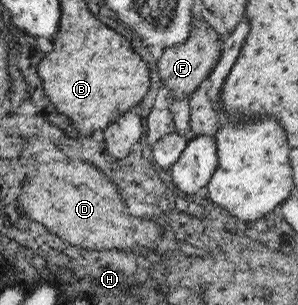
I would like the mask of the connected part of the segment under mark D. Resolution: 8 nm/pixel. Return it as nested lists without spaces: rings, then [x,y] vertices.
[[[68,160],[68,164],[64,164],[64,174],[60,172],[60,176],[50,172],[50,162],[46,162],[44,172],[36,172],[34,178],[28,178],[26,190],[16,196],[16,202],[24,216],[38,220],[50,232],[58,234],[70,244],[82,244],[84,248],[142,252],[156,250],[162,240],[160,234],[156,236],[156,224],[130,216],[114,184],[80,160]]]

